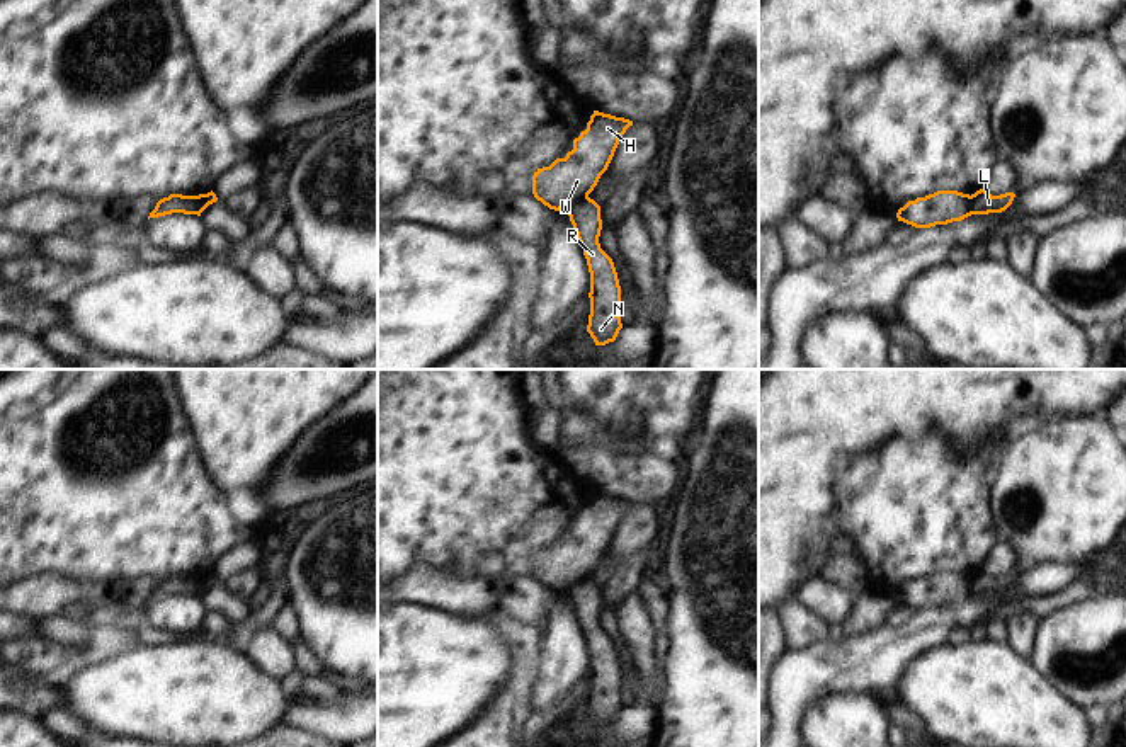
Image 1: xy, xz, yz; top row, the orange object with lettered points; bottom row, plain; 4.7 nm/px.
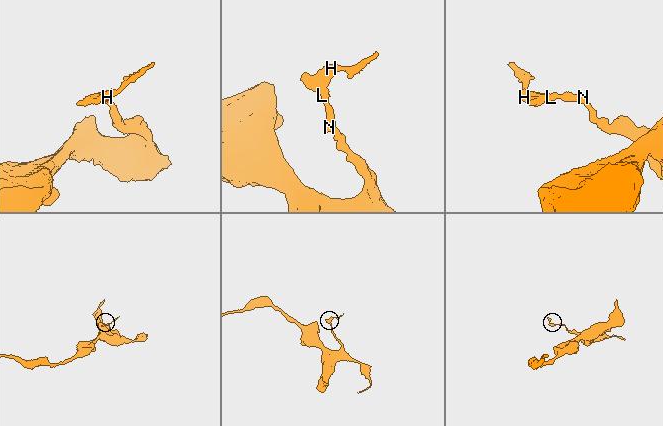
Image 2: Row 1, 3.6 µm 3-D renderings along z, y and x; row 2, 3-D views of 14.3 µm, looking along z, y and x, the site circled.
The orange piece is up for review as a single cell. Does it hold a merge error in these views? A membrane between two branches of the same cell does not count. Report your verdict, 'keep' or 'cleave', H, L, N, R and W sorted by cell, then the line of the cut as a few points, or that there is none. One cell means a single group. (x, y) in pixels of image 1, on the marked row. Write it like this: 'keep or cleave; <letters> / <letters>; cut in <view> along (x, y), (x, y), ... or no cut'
cleave; H W / L N R; cut in xz along (587, 194), (565, 208)

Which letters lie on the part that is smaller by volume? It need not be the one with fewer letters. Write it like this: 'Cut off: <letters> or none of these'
Cut off: H, W

